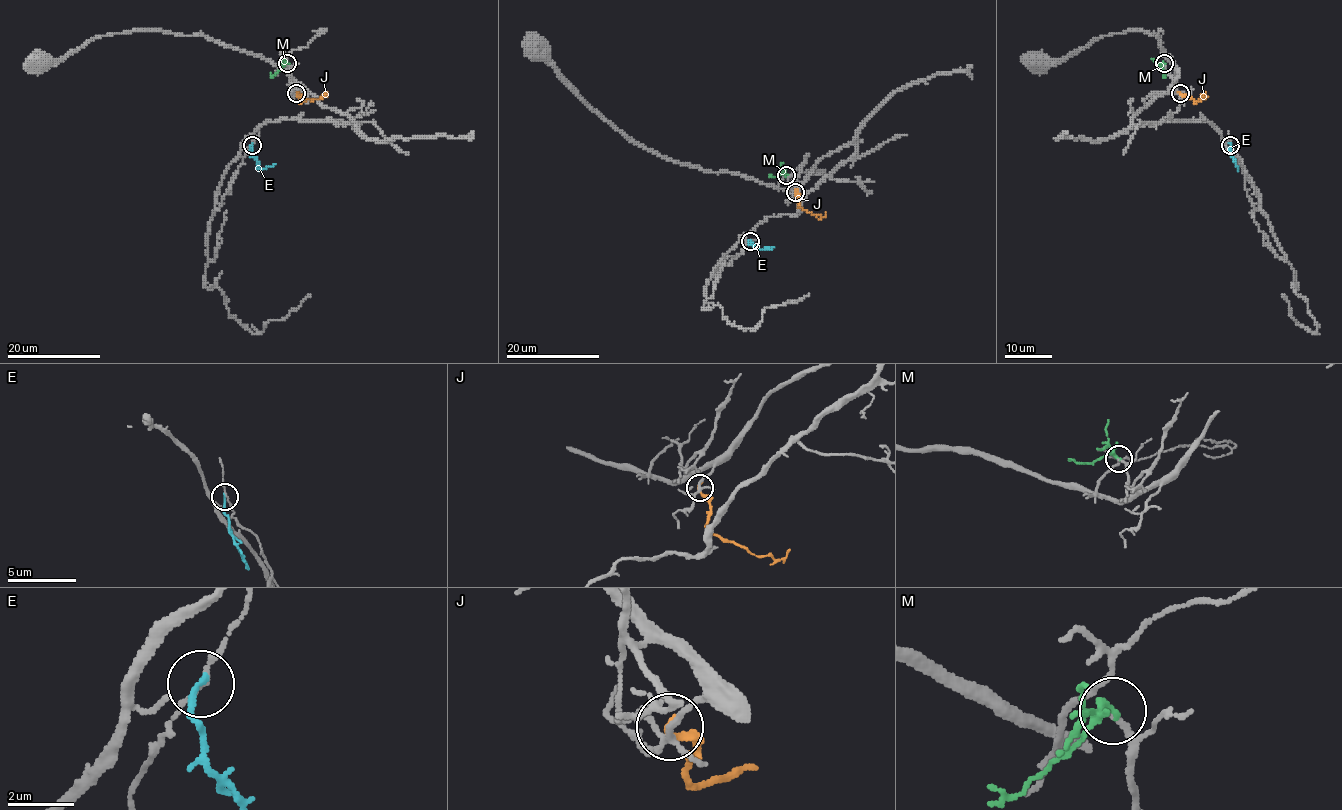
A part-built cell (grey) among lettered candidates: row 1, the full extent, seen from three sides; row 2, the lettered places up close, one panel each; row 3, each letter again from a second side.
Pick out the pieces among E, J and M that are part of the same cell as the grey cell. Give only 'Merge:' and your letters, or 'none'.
Merge: M

